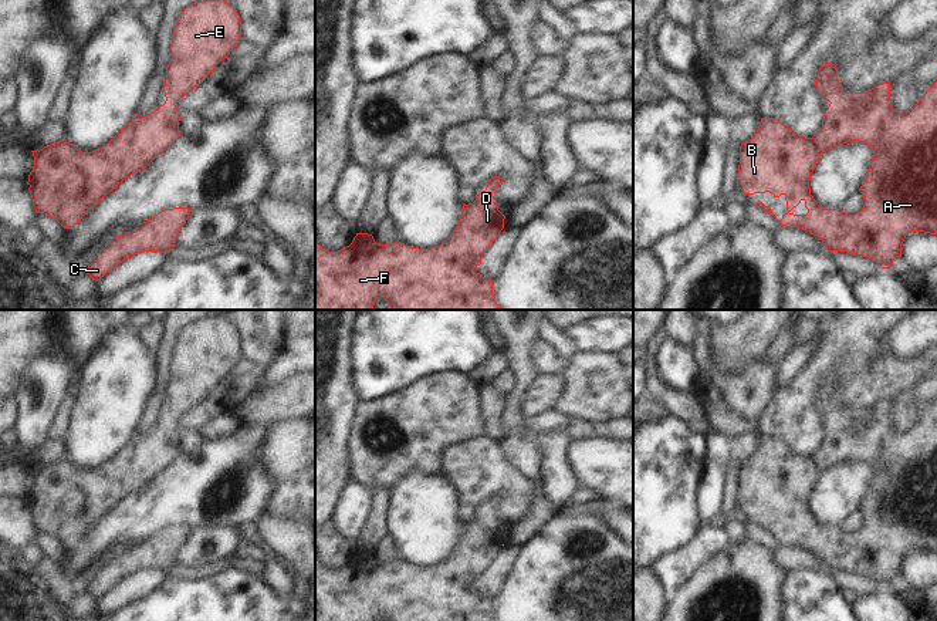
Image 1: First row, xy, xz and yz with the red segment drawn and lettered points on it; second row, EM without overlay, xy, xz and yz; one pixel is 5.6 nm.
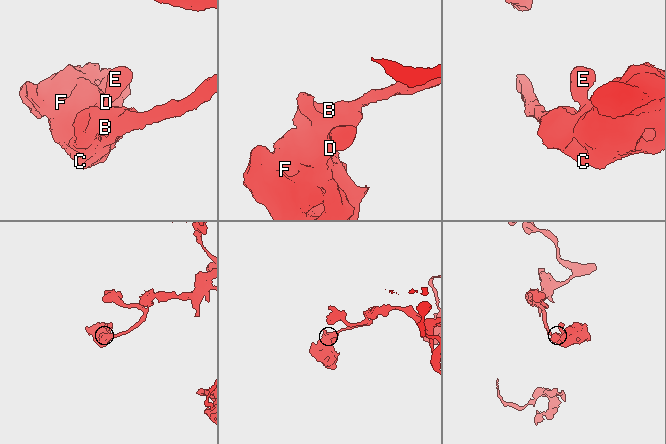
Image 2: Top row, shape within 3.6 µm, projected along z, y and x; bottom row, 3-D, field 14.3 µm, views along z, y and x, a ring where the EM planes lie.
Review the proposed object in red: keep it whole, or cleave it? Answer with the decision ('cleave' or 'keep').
keep

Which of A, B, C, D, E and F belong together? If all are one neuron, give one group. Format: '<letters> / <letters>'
A B C D E F

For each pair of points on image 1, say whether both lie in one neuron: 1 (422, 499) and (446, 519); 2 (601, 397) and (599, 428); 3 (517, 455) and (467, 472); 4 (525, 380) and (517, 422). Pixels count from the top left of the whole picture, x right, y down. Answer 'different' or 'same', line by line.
1: same
2: different
3: different
4: same

